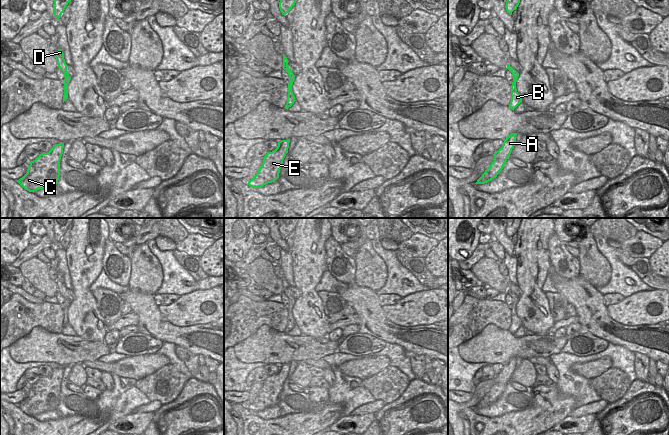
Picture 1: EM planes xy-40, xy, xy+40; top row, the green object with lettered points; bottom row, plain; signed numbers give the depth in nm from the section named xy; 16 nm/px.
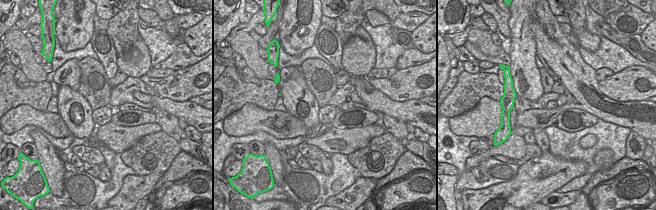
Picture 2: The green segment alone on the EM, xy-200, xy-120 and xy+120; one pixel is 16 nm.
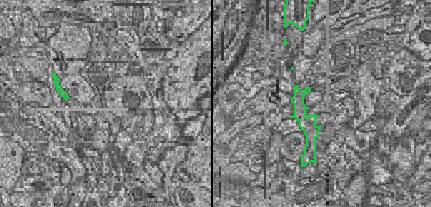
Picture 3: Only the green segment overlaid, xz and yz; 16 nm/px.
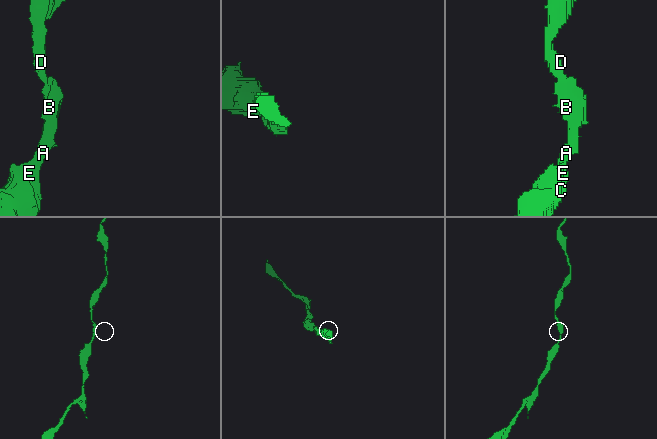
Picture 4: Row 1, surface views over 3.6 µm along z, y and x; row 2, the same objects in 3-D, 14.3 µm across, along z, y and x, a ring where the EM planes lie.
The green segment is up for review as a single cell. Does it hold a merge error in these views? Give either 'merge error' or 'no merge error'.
no merge error

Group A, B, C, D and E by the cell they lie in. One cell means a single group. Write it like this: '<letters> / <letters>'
A B C D E

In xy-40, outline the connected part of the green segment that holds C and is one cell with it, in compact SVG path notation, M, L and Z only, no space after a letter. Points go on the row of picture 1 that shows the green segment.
M64 143L53 145L47 153L41 153L30 162L27 173L17 182L27 191L35 192L39 189L55 186L60 176L60 160Z

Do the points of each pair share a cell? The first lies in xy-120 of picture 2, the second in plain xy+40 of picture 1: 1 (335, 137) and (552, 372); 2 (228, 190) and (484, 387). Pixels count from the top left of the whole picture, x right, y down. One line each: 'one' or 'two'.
1: two
2: two

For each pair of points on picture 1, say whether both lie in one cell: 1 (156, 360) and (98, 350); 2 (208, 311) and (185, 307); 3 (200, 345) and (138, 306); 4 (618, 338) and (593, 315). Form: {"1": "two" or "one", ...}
{"1": "two", "2": "one", "3": "one", "4": "one"}

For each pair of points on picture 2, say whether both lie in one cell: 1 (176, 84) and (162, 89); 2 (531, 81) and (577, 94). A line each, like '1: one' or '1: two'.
1: one
2: two

